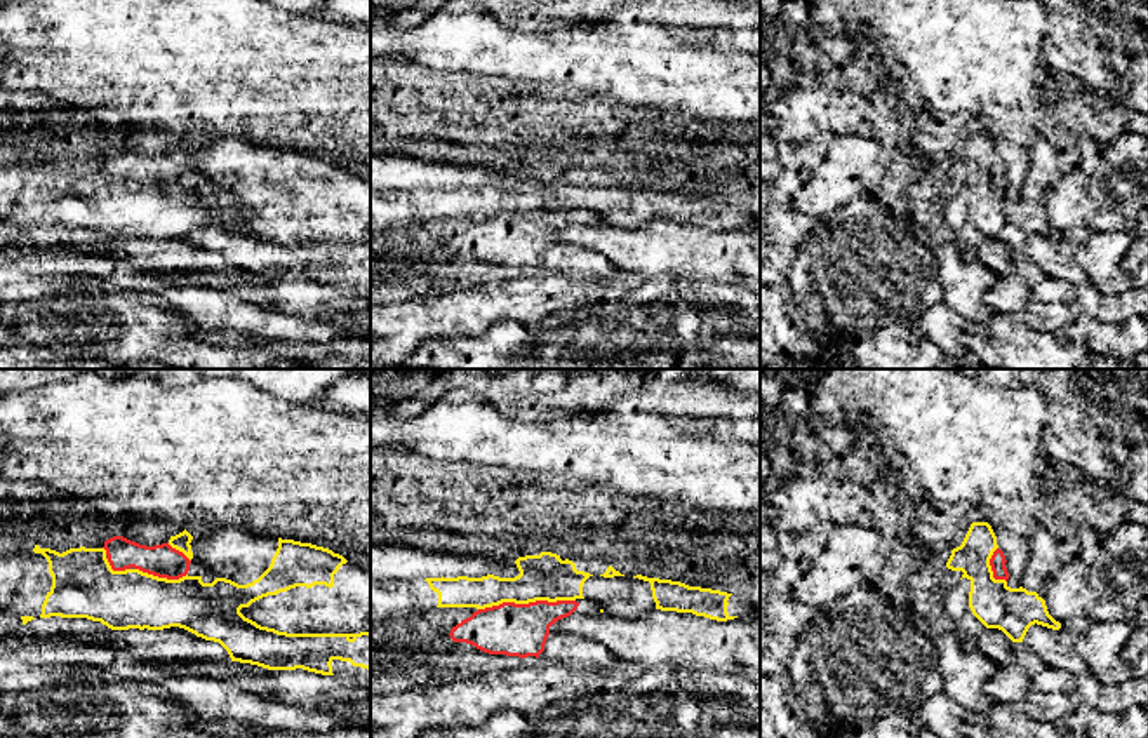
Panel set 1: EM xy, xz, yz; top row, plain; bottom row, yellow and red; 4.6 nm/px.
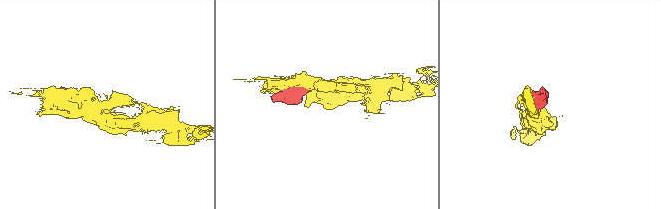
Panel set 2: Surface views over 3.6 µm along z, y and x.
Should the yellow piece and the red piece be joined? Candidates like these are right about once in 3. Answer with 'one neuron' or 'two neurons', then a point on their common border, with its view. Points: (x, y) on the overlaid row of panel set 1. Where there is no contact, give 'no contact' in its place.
one neuron; contact xz (526, 603)

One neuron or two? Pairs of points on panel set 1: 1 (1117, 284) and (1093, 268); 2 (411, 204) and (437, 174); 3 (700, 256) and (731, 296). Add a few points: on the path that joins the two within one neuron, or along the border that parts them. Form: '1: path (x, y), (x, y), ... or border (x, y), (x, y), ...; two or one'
1: path (1112, 279), (1098, 272); one
2: border (388, 188), (423, 190); two
3: border (682, 279), (738, 282), (741, 286); two

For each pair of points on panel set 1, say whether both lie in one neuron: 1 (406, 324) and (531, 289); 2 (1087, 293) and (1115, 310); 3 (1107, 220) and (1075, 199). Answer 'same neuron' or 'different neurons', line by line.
1: same neuron
2: same neuron
3: same neuron

